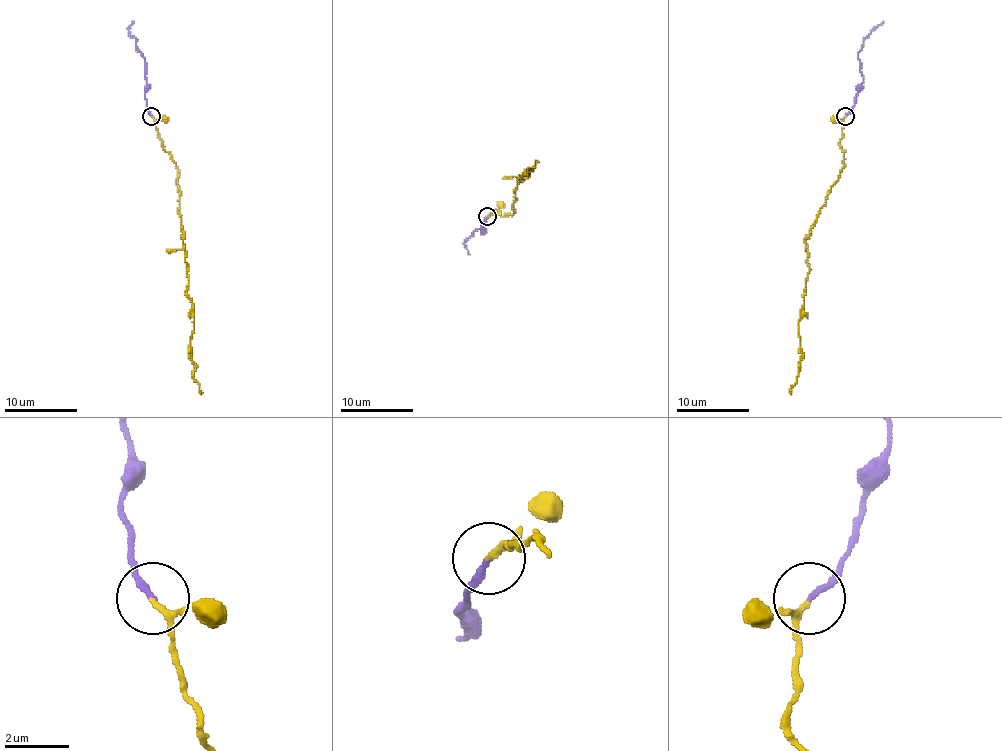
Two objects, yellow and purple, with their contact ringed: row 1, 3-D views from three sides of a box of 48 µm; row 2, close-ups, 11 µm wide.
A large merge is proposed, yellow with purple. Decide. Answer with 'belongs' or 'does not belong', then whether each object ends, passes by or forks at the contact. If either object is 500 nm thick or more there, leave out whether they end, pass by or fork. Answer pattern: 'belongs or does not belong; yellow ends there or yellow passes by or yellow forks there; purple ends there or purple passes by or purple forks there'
belongs; yellow passes by; purple ends there

